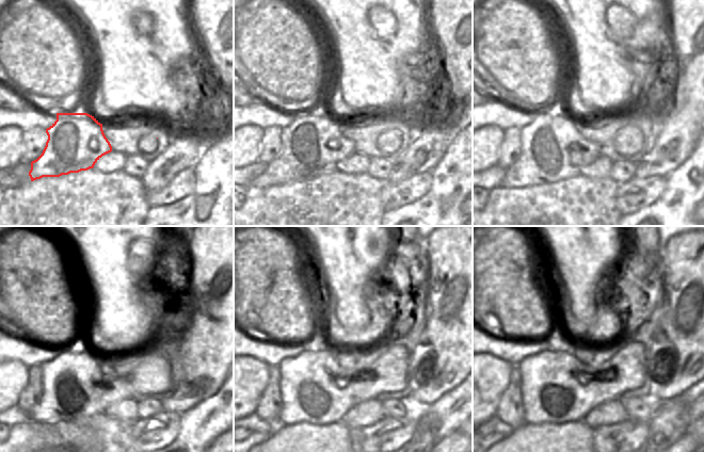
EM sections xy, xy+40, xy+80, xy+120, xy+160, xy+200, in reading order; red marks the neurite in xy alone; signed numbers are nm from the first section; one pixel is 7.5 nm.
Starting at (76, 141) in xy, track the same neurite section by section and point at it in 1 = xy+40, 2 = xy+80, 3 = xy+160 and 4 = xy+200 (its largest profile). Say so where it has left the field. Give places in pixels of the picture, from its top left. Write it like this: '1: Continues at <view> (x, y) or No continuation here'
1: Continues at xy+40 (314, 142)
2: Continues at xy+80 (553, 148)
3: Continues at xy+160 (314, 388)
4: Continues at xy+200 (556, 387).

